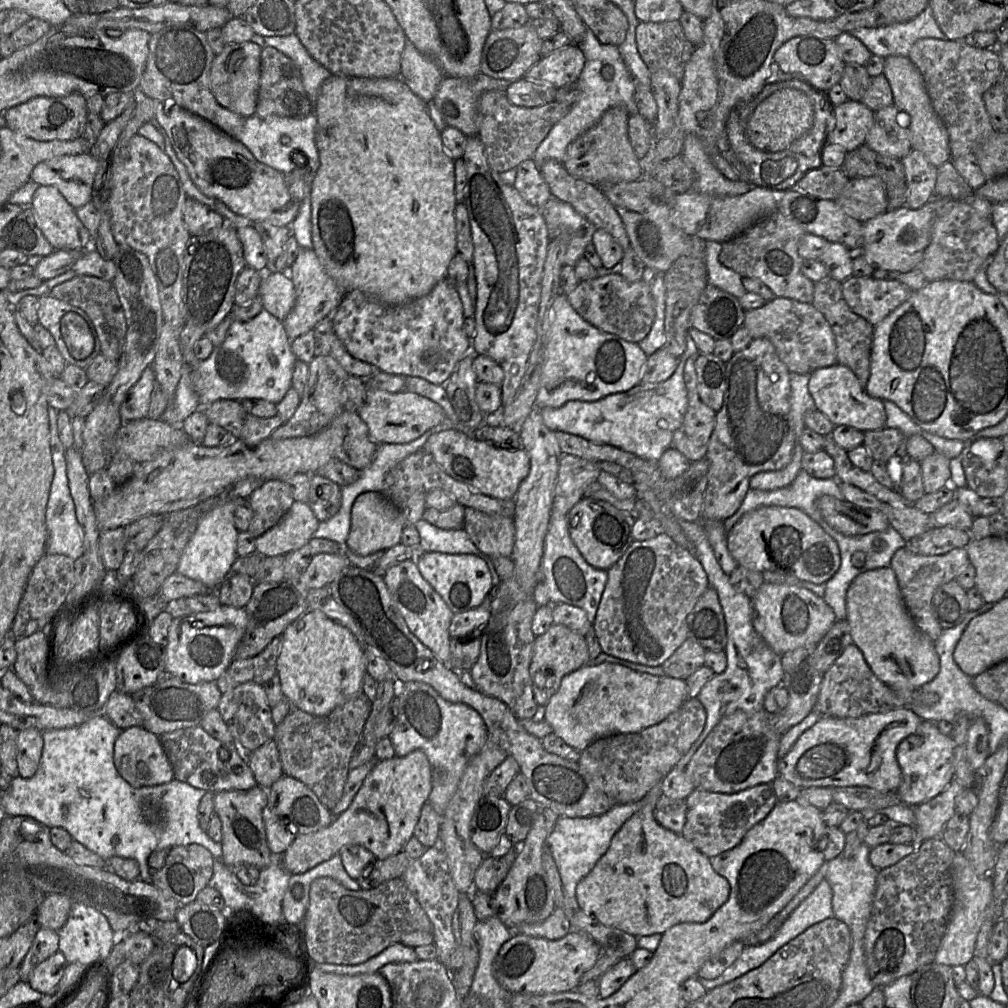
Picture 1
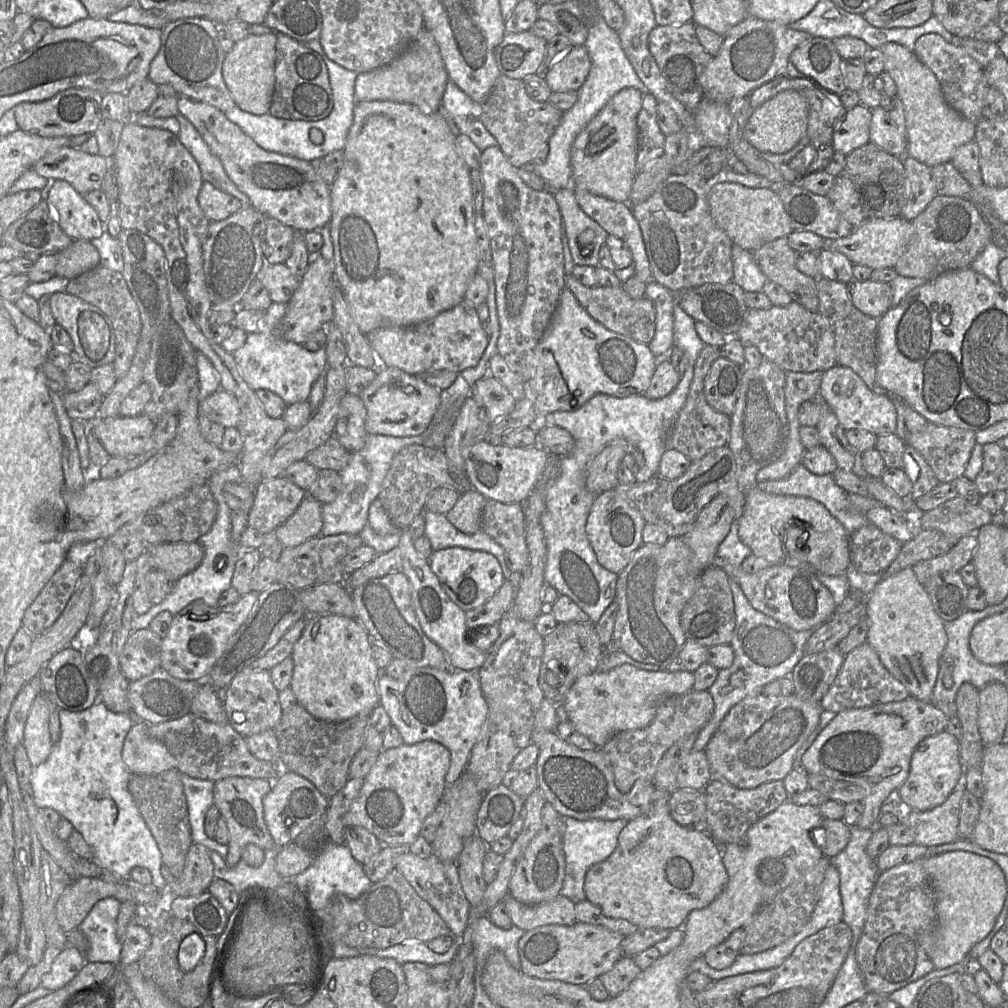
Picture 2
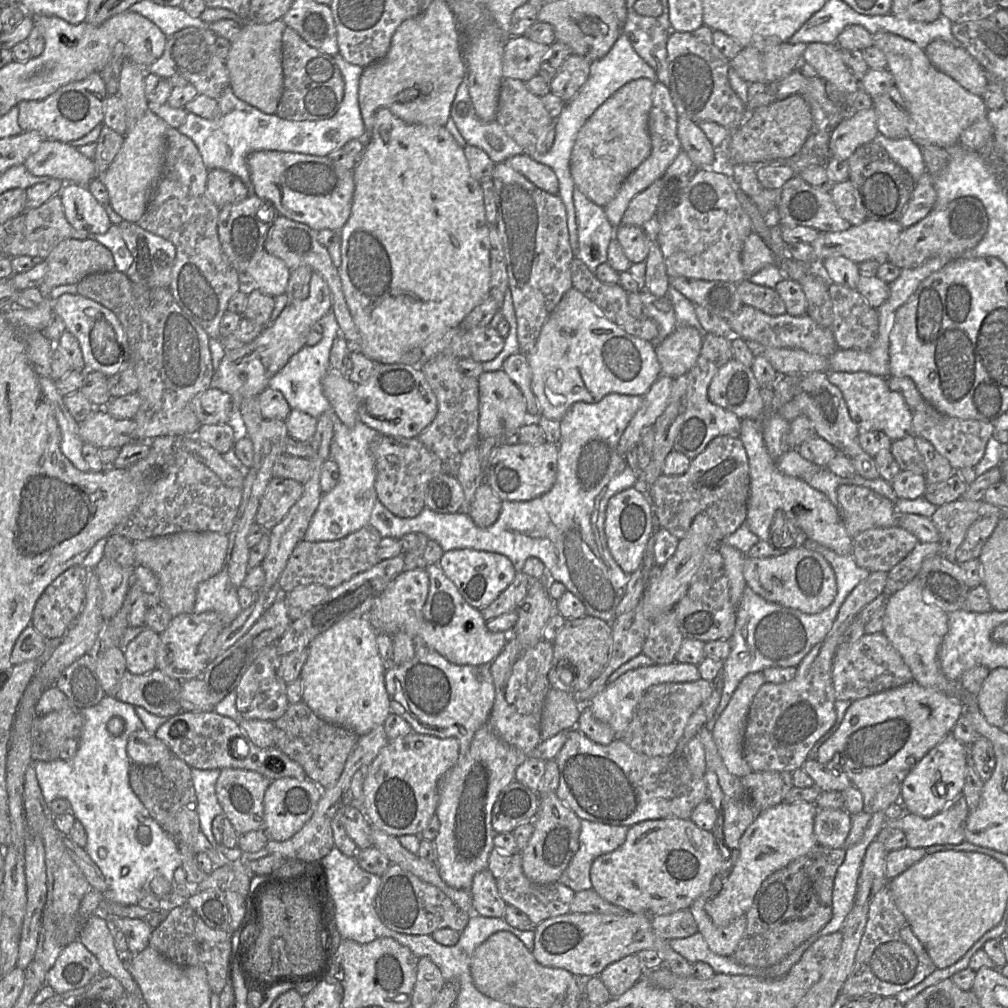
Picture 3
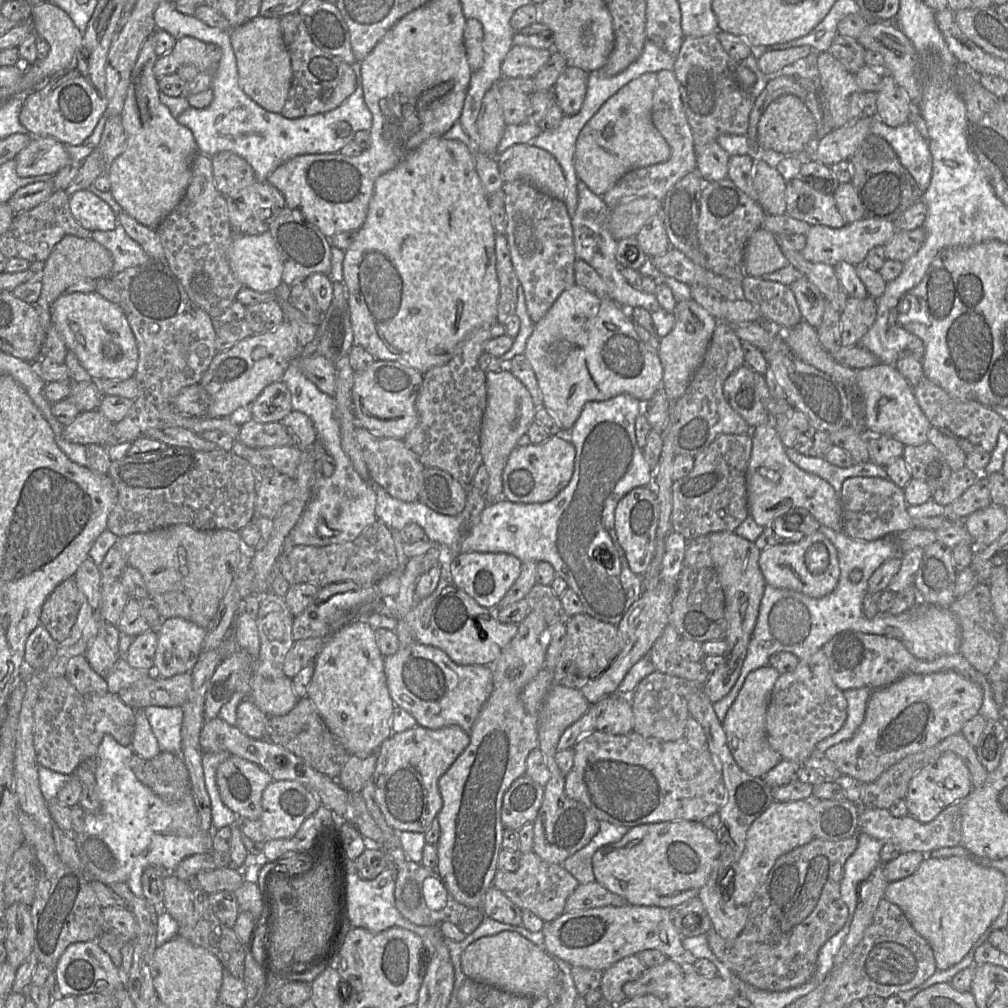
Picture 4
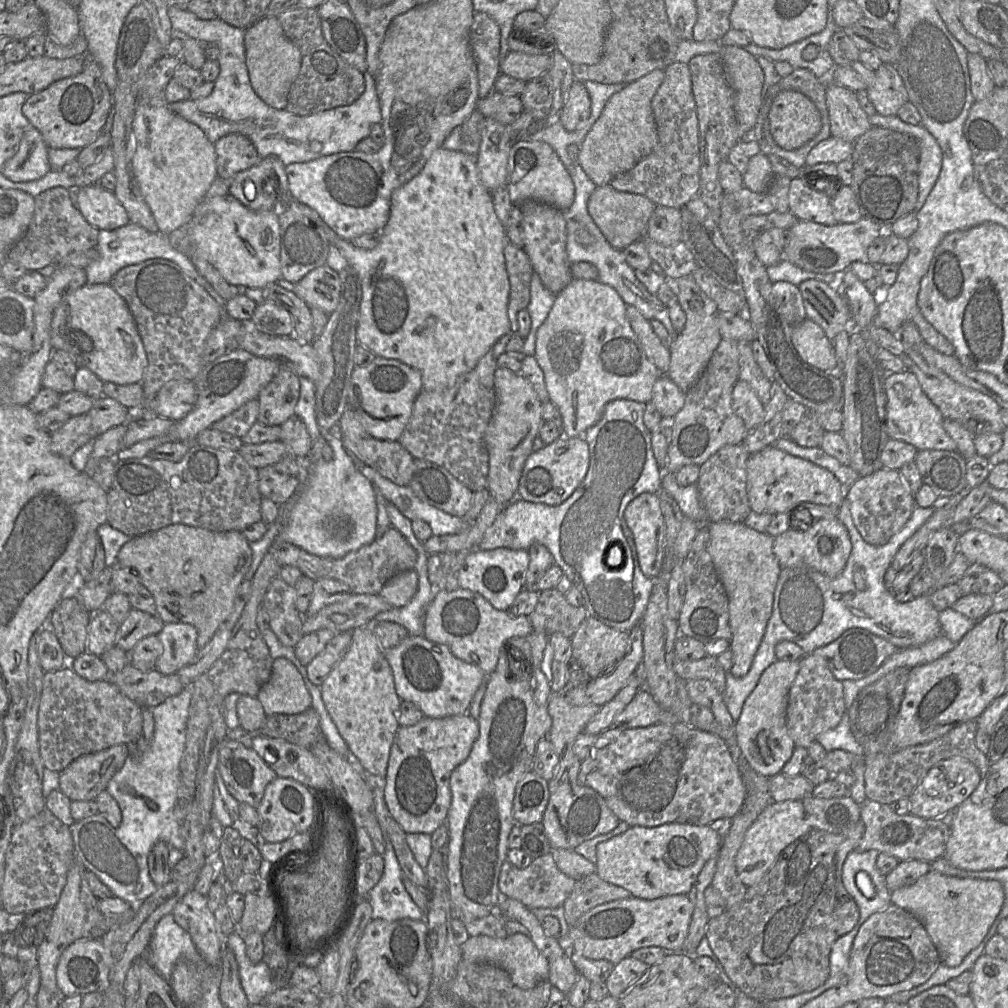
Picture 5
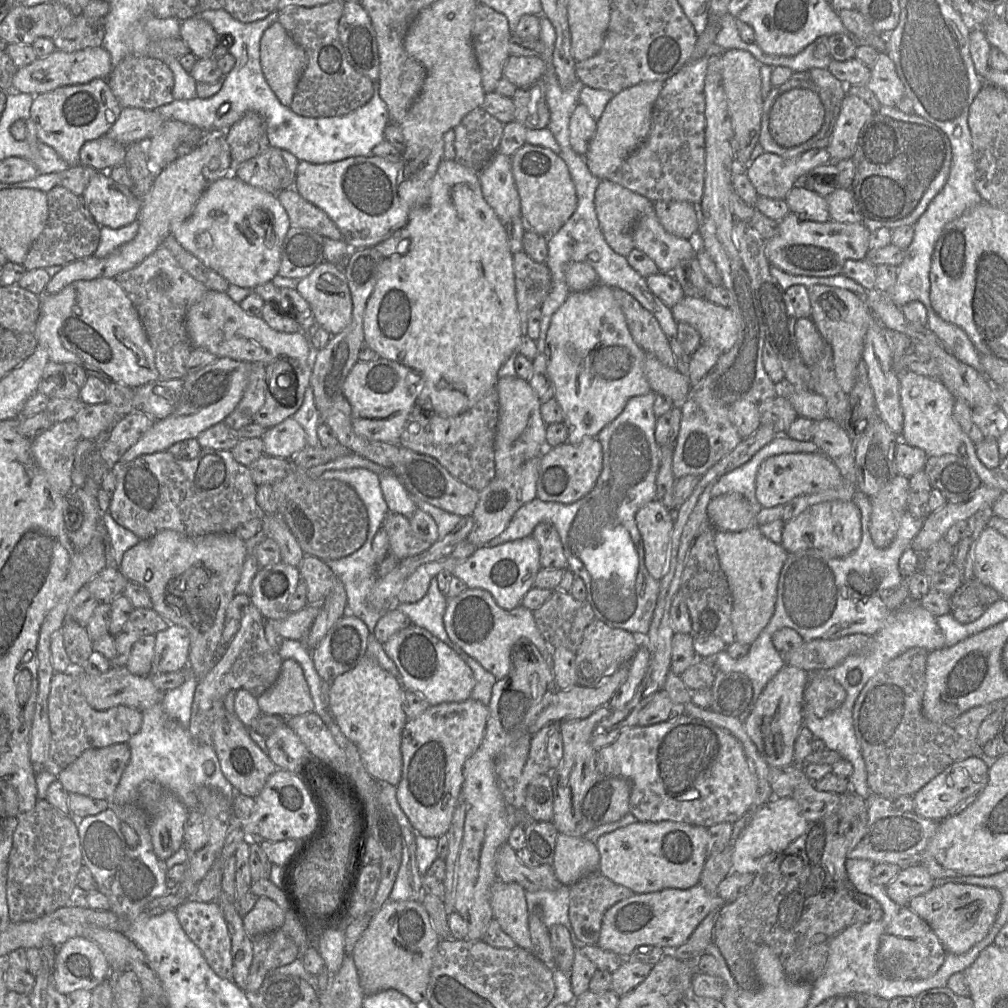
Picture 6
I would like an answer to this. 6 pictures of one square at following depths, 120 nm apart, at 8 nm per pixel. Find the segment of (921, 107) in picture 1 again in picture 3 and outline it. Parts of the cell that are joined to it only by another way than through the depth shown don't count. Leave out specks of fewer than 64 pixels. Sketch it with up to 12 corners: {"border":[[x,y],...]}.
{"border":[[873,35],[904,100],[908,135],[950,148],[988,109],[924,49]]}

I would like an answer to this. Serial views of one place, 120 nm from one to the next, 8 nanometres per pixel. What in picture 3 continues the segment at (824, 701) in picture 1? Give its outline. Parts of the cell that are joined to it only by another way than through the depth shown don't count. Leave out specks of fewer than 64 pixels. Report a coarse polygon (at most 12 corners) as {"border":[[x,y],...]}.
{"border":[[882,633],[838,645],[836,701],[912,682]]}

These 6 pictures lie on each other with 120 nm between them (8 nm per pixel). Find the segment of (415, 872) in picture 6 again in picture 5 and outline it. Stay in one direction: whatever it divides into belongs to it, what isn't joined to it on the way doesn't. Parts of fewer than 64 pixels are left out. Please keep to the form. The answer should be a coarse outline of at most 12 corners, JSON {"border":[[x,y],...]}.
{"border":[[385,839],[384,872],[366,898],[372,919],[424,920]]}

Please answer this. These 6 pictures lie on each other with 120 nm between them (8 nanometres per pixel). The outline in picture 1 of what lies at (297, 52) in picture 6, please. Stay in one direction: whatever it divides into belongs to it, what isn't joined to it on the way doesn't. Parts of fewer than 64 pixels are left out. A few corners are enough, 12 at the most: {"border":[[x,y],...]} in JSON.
{"border":[[226,44],[213,59],[217,102],[255,115],[262,48]]}

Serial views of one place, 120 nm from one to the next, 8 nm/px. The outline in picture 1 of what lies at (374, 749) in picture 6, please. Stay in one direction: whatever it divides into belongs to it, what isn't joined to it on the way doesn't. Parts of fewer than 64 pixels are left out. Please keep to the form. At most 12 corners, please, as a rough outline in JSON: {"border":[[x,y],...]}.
{"border":[[307,610],[281,635],[285,699],[314,716],[357,694],[367,665],[344,626]]}

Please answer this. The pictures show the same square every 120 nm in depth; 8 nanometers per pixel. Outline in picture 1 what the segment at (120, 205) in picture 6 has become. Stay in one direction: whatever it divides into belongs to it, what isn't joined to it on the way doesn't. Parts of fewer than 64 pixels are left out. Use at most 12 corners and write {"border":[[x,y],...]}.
{"border":[[40,185],[28,207],[55,250],[93,236],[56,187]]}

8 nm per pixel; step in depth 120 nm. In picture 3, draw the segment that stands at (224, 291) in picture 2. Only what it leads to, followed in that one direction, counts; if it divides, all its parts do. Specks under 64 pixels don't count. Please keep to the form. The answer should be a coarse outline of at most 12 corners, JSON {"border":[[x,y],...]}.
{"border":[[253,193],[220,209],[223,254],[238,274],[280,216]]}

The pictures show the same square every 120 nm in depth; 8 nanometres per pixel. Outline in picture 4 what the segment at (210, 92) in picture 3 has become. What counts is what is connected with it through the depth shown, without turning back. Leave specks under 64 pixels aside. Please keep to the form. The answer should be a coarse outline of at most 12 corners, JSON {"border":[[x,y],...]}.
{"border":[[185,36],[158,57],[157,78],[183,65],[213,77],[218,63],[205,42]]}

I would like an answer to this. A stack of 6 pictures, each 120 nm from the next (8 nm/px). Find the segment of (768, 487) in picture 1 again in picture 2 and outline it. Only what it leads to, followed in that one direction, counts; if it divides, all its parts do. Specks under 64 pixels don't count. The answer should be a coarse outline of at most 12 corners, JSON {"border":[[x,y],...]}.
{"border":[[790,430],[785,452],[757,472],[757,483],[789,475],[805,450],[799,432]]}

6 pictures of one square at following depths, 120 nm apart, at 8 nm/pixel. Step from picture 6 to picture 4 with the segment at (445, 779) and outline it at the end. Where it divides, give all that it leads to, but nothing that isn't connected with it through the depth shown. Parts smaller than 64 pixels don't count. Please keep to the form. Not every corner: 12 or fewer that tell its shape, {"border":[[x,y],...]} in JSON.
{"border":[[457,725],[381,744],[372,781],[395,831],[424,834],[438,781],[467,748]]}

